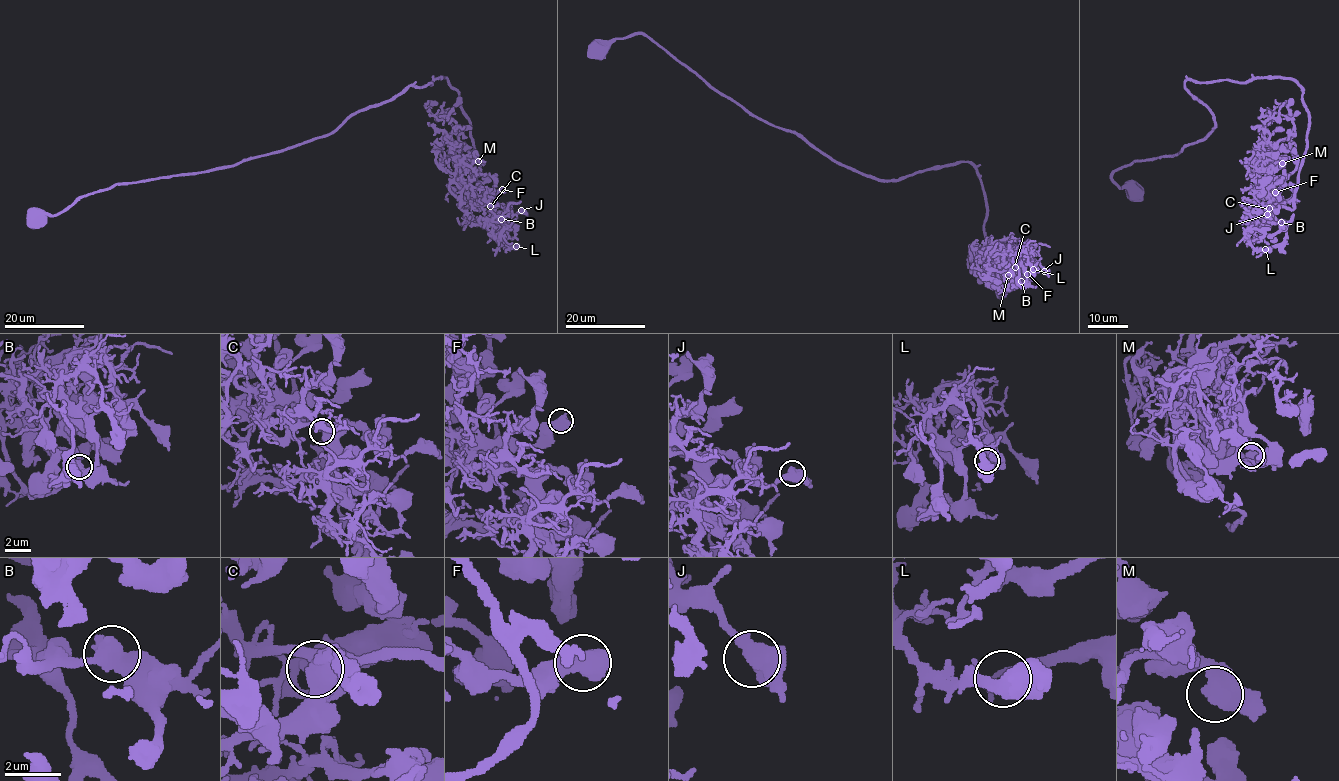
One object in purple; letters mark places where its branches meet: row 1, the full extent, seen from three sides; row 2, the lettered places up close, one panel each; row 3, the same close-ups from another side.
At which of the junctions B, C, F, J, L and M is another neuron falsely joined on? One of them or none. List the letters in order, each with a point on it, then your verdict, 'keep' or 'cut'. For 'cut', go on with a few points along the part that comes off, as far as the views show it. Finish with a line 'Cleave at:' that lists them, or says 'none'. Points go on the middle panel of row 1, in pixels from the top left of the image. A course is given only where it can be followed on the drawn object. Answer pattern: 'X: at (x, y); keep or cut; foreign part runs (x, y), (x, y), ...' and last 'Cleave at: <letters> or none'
B: at (1021, 281); keep
C: at (1015, 267); keep
F: at (1027, 274); keep
J: at (1044, 271); keep
L: at (1033, 269); keep
M: at (1008, 275); keep
Cleave at: none

